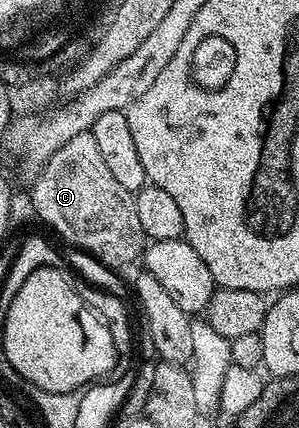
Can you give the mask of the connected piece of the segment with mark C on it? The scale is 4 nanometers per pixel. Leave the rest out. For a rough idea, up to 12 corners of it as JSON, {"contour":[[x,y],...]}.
{"contour":[[92,131],[37,173],[33,208],[66,245],[124,270],[147,237]]}

